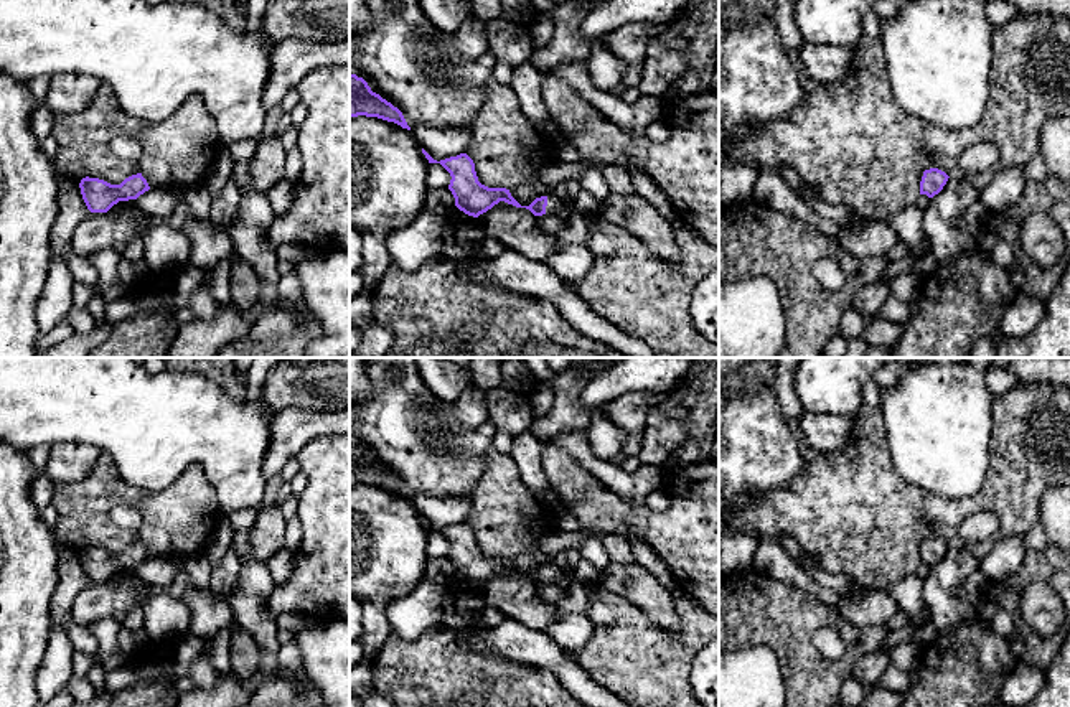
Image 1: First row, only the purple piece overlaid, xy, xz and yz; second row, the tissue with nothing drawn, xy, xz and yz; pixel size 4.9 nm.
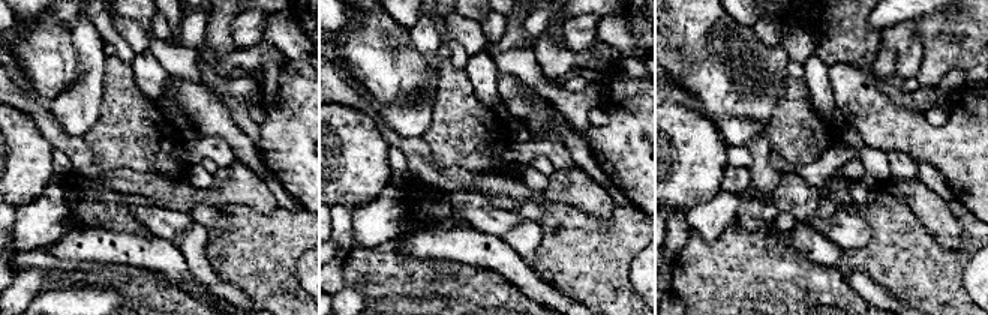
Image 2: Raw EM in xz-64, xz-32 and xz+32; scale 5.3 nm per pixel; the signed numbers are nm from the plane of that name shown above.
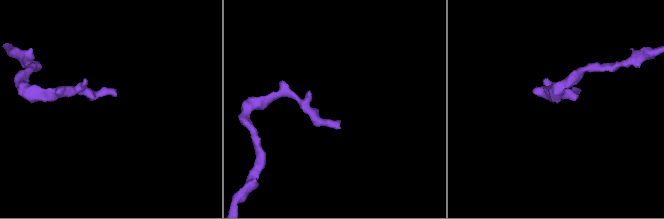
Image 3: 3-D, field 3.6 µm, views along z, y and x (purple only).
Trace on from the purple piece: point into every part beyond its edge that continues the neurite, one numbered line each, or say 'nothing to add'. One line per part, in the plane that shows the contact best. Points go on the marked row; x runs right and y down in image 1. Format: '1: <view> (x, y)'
1: xz (556, 208)

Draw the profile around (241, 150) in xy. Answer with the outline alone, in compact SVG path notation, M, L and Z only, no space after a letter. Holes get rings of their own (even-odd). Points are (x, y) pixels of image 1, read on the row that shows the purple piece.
M246 138L246 140L234 142L232 145L229 145L229 152L234 158L234 166L239 162L249 160L254 155L256 148L257 148L257 140L254 138Z

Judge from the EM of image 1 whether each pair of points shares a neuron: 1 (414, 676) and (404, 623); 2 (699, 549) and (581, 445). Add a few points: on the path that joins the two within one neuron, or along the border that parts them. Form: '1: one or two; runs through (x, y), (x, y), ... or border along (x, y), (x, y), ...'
1: two; border along (442, 623), (412, 640), (401, 640), (391, 633)
2: two; border along (607, 488), (637, 505), (643, 505)

